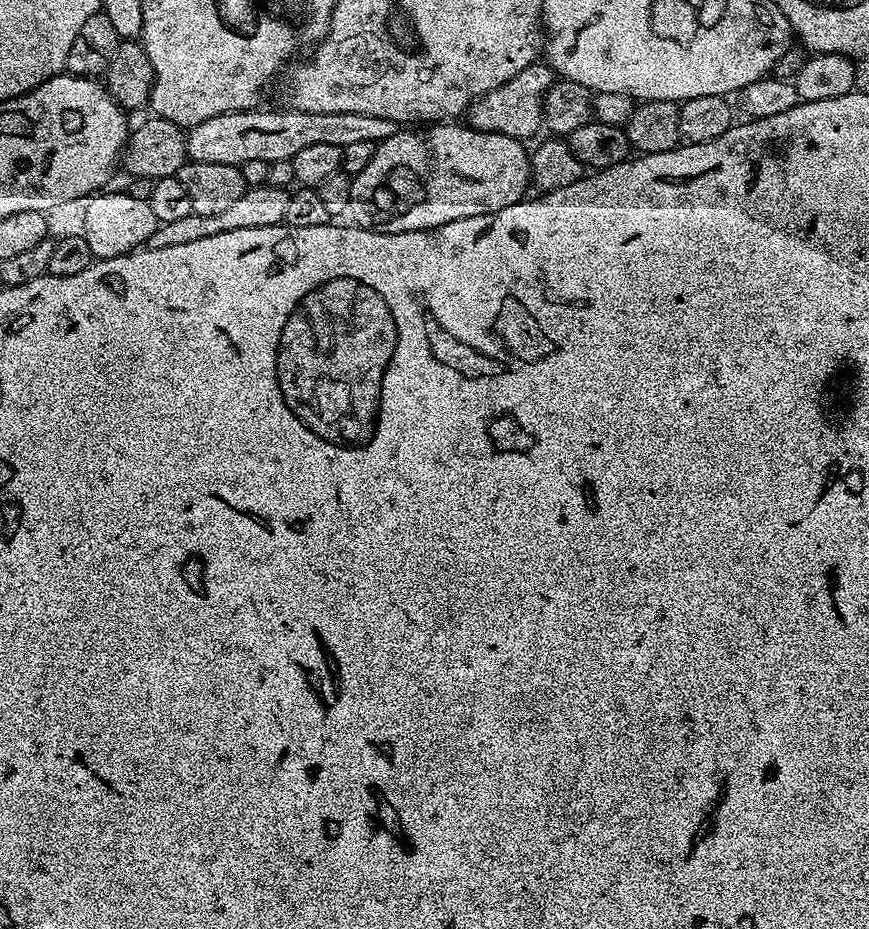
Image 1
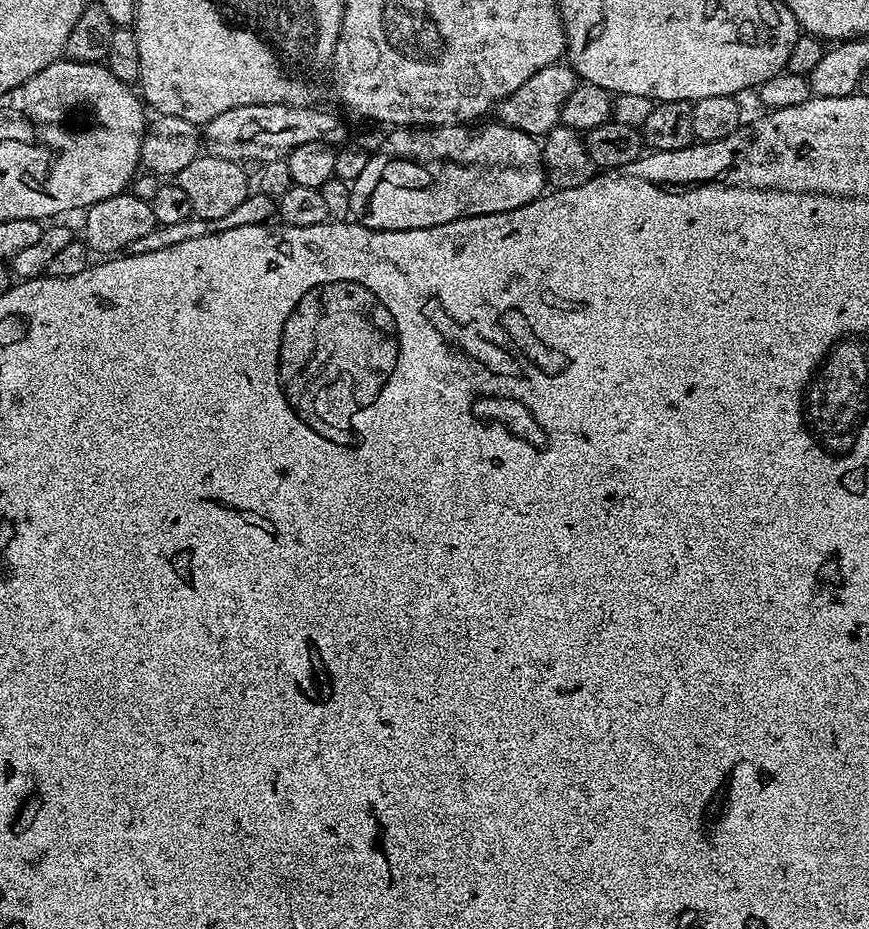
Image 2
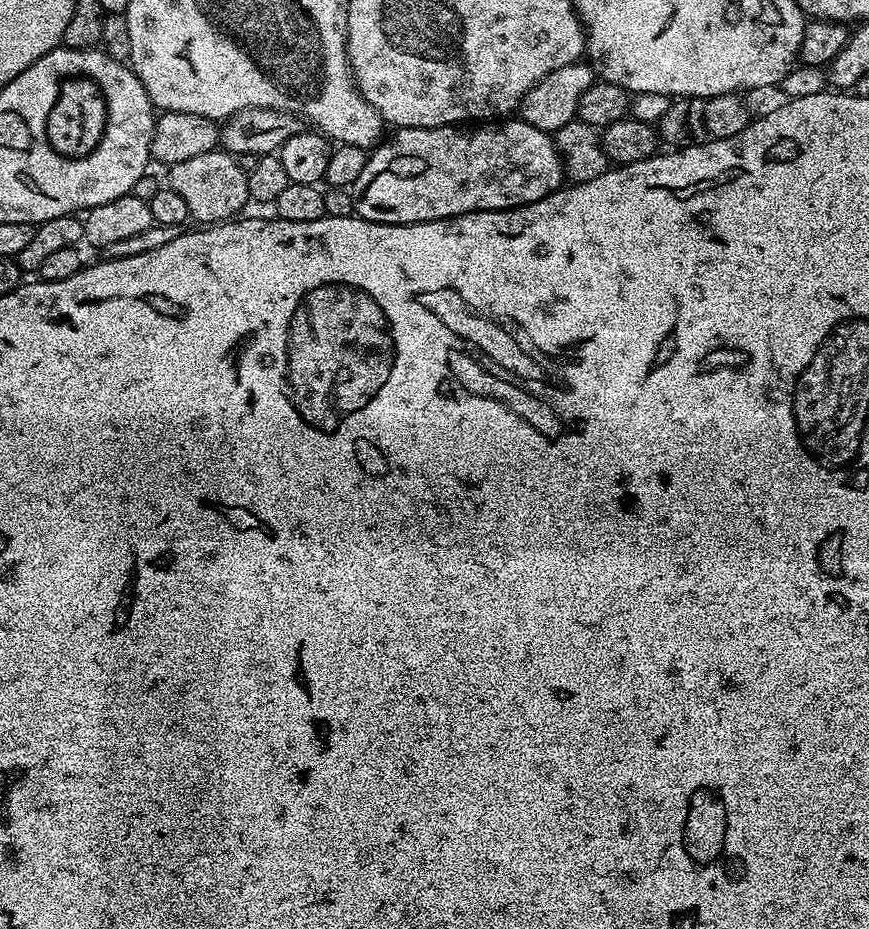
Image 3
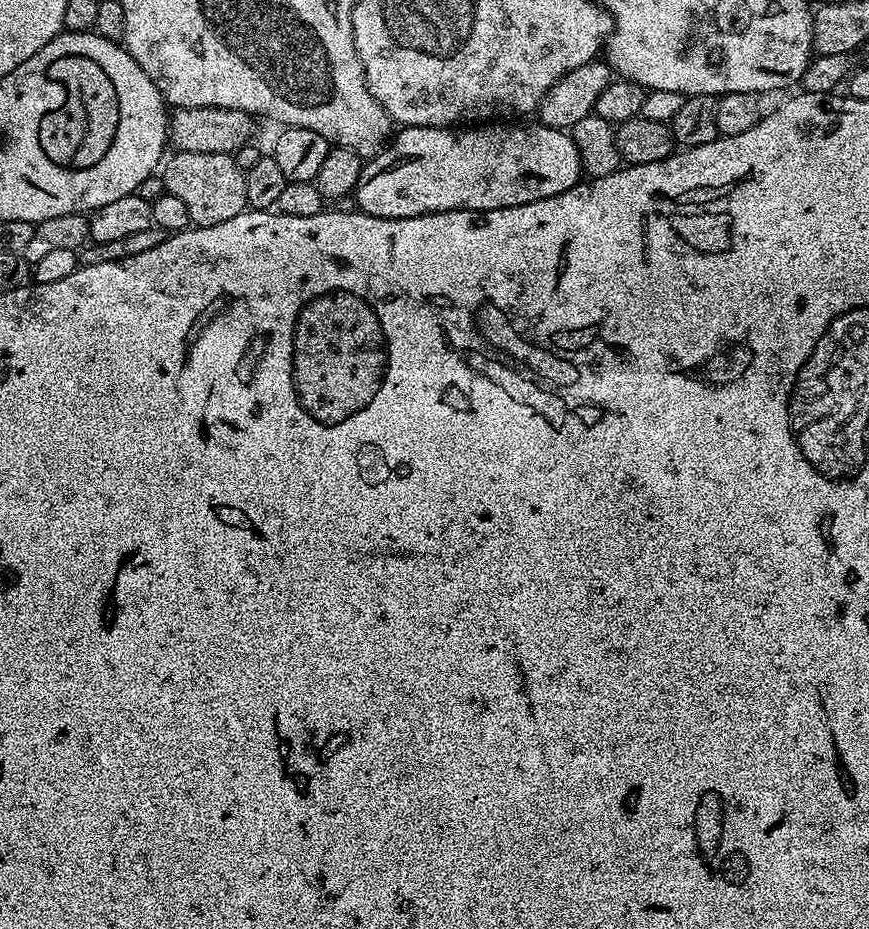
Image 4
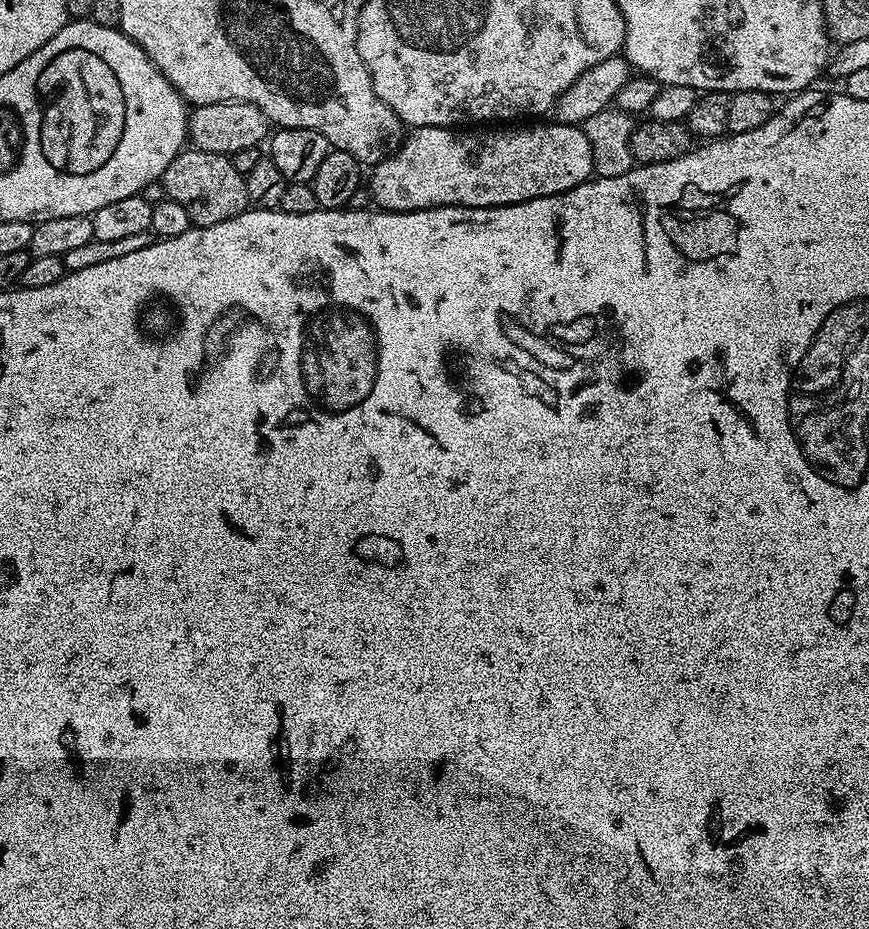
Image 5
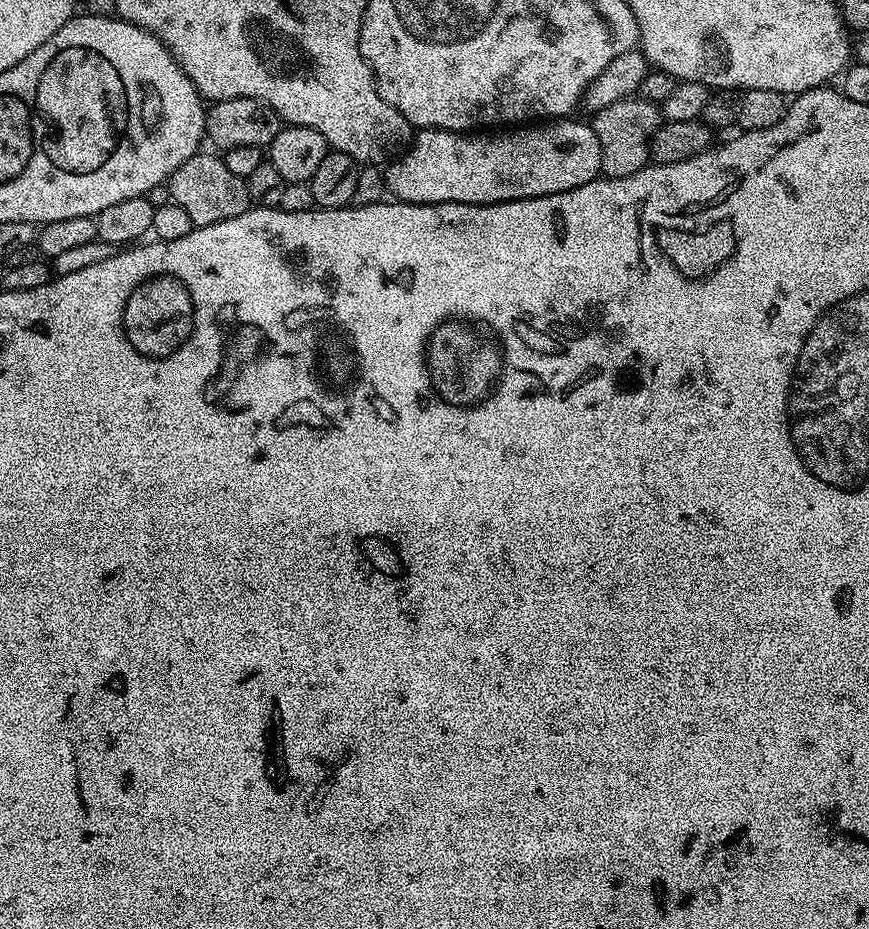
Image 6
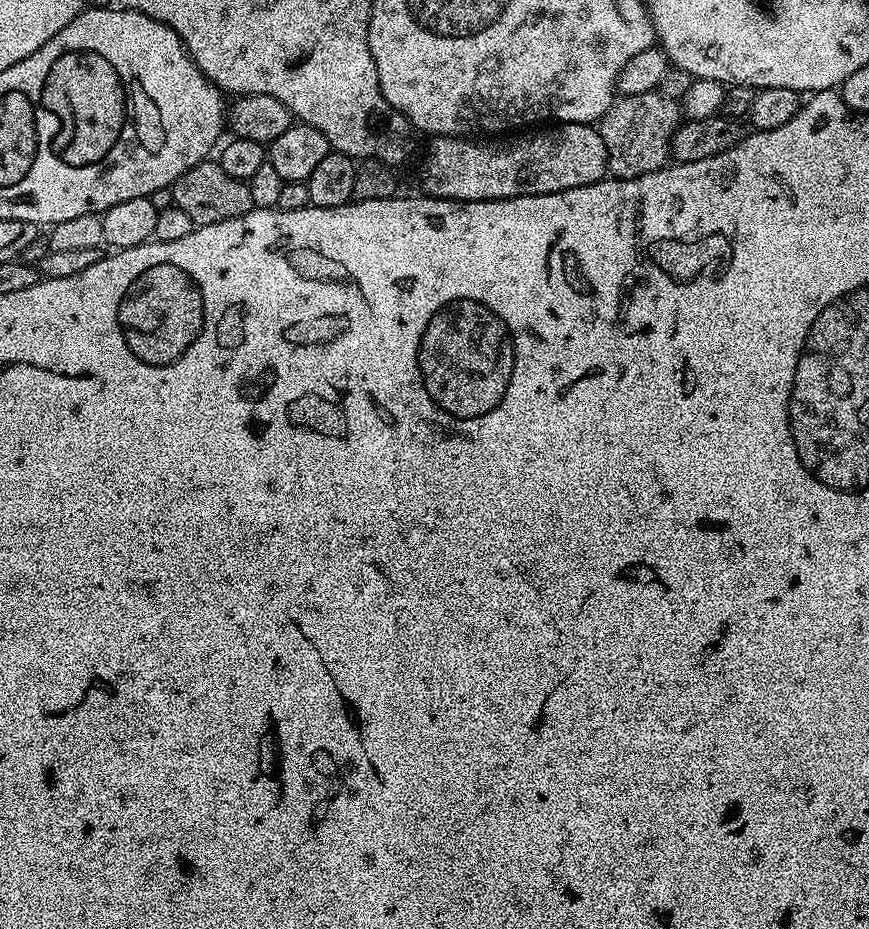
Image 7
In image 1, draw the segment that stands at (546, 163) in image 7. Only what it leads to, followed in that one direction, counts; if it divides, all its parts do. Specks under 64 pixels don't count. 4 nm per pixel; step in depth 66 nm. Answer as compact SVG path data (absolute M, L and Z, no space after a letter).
M436 122L431 126L420 126L415 130L397 130L394 135L381 140L375 145L370 162L360 173L351 177L352 189L350 190L348 212L353 216L355 227L368 228L371 232L389 232L402 234L403 232L425 232L427 228L446 226L446 222L458 222L458 218L474 218L478 214L494 214L506 206L514 206L525 199L527 188L530 188L532 179L532 162L530 152L521 141L510 138L506 134L497 132L483 132L477 128L468 127L464 122Z

